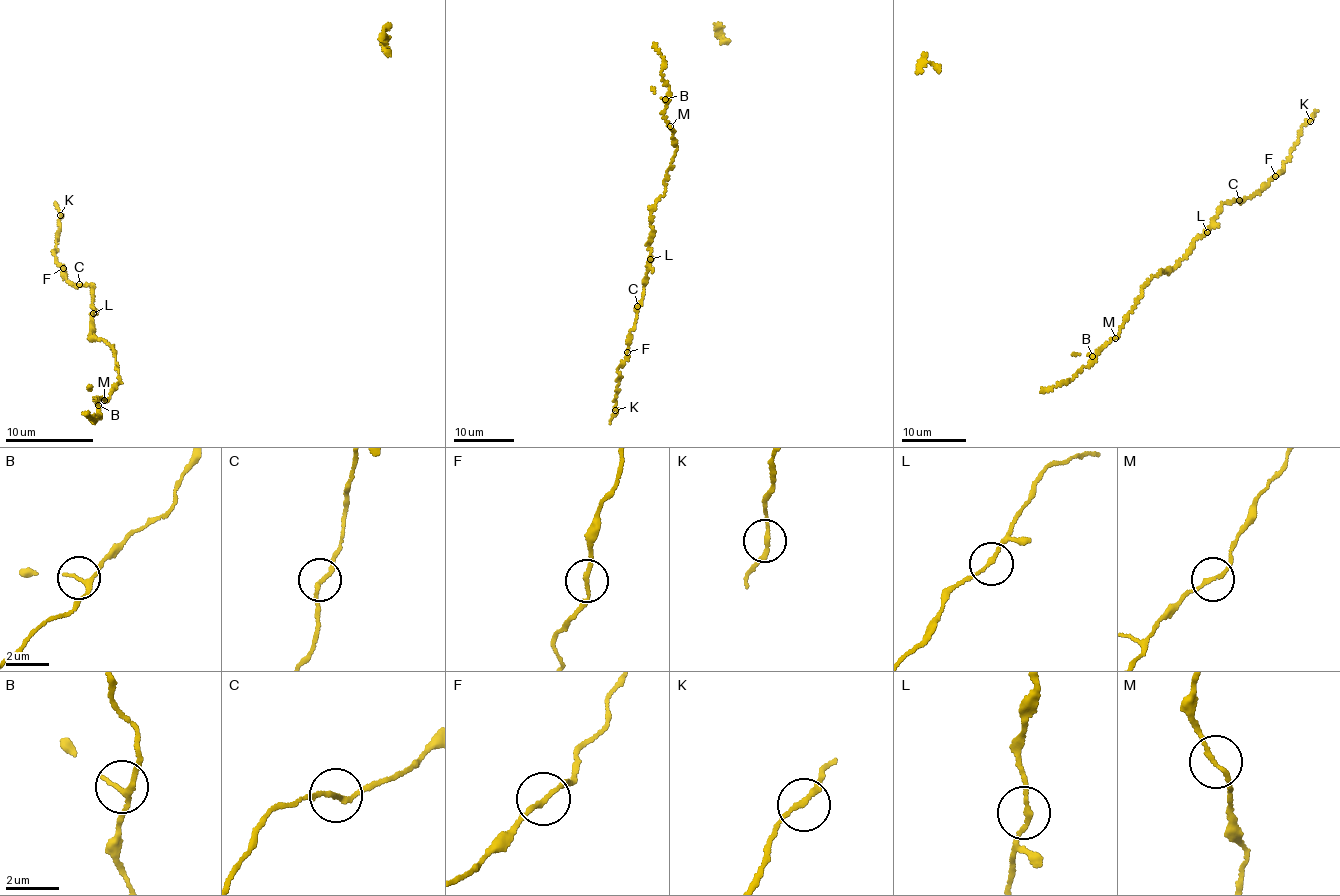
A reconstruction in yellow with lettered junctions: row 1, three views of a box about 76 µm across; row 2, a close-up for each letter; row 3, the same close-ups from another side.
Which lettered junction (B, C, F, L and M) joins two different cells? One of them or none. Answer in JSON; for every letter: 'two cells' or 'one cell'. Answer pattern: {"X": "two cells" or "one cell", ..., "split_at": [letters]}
{"B": "one cell", "C": "one cell", "F": "two cells", "L": "one cell", "M": "one cell", "split_at": ["F"]}

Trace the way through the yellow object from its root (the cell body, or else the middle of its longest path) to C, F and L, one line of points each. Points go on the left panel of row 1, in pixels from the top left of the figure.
C: (115, 352), (109, 344), (88, 338), (92, 330), (90, 317), (95, 310), (93, 287), (79, 284)
F: (115, 352), (109, 344), (88, 338), (95, 310), (93, 287), (74, 287), (66, 280), (63, 267)
L: (115, 352), (109, 344), (88, 338), (93, 313)

